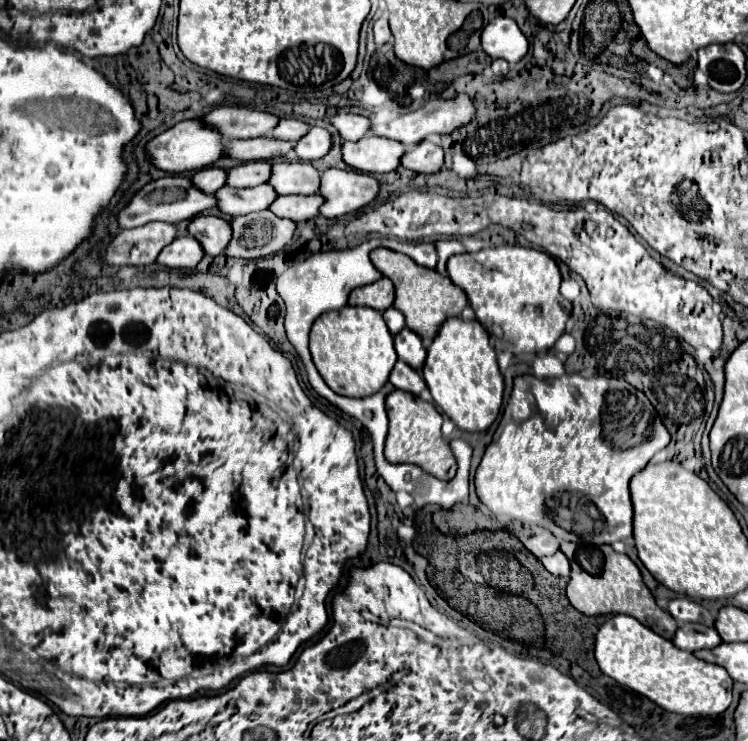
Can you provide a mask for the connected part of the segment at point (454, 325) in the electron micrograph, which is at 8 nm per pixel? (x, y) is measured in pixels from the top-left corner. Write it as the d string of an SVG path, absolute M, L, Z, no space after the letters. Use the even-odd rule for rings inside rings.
M466 307L460 317L444 321L432 345L428 347L422 373L436 405L440 405L440 409L456 423L456 427L462 431L486 431L500 413L504 379L498 371L496 351L490 345L488 331L480 325L480 321L476 321L474 311Z

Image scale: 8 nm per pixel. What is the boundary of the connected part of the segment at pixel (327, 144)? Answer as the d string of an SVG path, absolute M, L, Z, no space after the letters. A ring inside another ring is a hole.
M312 127L308 135L296 143L294 153L300 161L314 161L328 155L330 149L332 149L332 133L324 127Z

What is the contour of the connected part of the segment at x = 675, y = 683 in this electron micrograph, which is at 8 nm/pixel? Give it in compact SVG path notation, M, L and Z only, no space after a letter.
M614 615L608 619L596 633L596 643L594 643L594 657L600 665L600 671L612 679L616 679L620 685L648 697L654 701L658 707L670 711L670 713L680 713L680 715L718 715L728 709L732 703L732 677L728 671L720 665L706 663L698 657L694 657L690 651L678 649L672 641L656 635L650 627L642 625L630 615Z

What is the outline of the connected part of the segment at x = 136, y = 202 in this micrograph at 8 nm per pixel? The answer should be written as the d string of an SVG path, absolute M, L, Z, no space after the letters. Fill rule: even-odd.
M162 177L158 181L148 183L142 191L136 193L136 197L132 199L132 203L120 211L118 221L122 229L132 229L132 227L140 227L146 225L150 221L166 221L166 223L180 223L186 219L192 219L196 215L200 215L206 209L214 209L216 207L216 197L212 193L204 193L200 189L196 189L196 185L192 185L190 177Z

